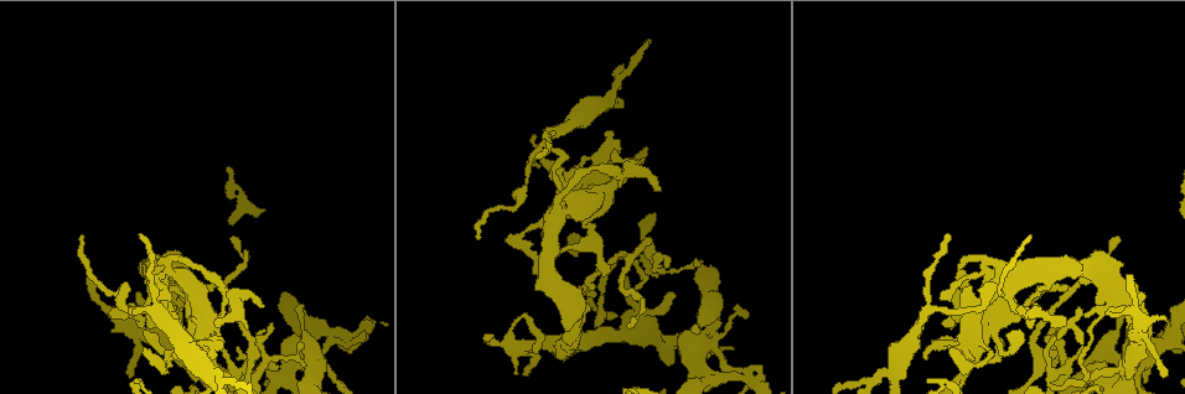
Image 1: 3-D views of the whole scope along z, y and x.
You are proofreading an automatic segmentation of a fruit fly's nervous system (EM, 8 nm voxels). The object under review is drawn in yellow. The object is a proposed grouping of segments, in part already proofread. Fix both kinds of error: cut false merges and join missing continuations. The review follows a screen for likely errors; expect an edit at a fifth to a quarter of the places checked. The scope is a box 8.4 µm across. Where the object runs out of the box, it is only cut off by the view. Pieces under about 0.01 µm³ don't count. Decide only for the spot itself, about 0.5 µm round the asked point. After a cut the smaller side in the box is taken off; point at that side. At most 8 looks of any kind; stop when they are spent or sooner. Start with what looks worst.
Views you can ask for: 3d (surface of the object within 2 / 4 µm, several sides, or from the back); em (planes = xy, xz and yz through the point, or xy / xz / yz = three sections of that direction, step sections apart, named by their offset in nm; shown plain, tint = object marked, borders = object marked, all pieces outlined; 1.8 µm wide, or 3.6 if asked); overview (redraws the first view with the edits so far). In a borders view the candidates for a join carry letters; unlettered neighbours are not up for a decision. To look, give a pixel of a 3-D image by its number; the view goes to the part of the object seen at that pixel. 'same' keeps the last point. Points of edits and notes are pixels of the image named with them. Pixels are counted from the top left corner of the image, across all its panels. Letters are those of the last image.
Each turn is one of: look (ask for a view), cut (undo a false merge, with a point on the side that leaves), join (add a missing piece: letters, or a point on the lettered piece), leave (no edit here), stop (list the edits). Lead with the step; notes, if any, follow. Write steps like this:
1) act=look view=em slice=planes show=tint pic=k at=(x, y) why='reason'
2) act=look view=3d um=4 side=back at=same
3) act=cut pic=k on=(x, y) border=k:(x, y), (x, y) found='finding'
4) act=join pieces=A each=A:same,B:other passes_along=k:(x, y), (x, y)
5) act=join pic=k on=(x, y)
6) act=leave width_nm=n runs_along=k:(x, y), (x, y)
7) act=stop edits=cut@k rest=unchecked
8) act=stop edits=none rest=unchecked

act=look view=3d um=4 pic=1 at=(534, 225)

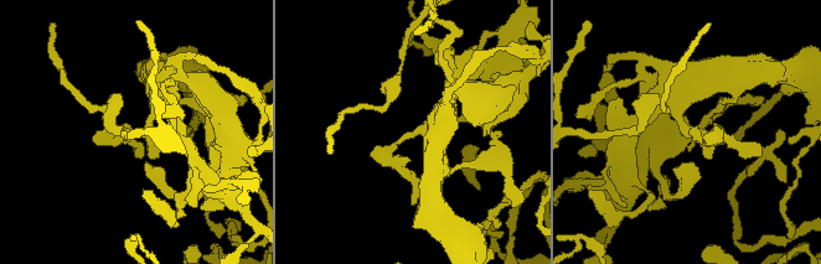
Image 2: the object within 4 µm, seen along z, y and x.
act=look view=em slice=planes show=borders pic=2 at=(412, 131)

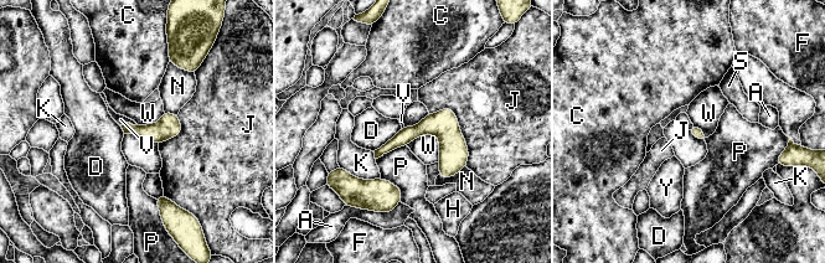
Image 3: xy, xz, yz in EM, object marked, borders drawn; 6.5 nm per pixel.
act=leave longest_contact=J:420nm each=A:other,C:other,D:other,F:other,H:other,J:other,K:other,N:other,P:other,S:other,V:other,W:other,Y:other runs_along=3:(377, 153), (436, 129), (463, 164) found='all the same cell'

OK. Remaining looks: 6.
act=look view=3d um=2 pic=1 at=(270, 323)

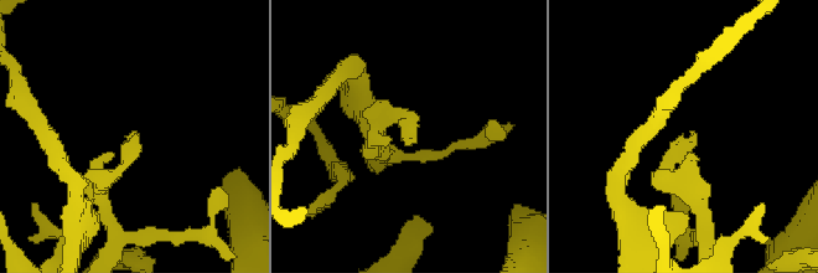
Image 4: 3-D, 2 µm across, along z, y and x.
act=look view=em slice=planes show=borders pic=4 at=(412, 139) why='shape alone is not enough'

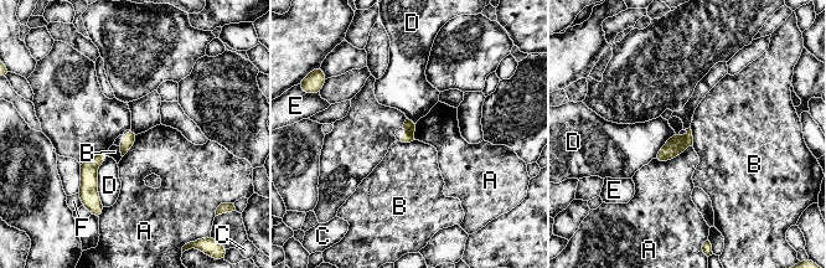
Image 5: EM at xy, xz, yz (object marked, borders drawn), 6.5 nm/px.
act=leave width_nm=80 each=A:other,B:other,C:other,D:other,E:other,F:other found='none of them fits'

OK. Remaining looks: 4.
act=look view=3d um=4 side=back pic=1 at=(1167, 320) why='an open end'

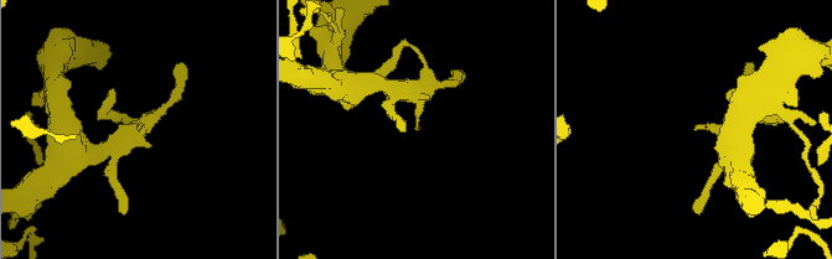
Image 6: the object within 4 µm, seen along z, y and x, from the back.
act=look view=em slice=xz step=16 show=plain pic=6 at=(695, 128)

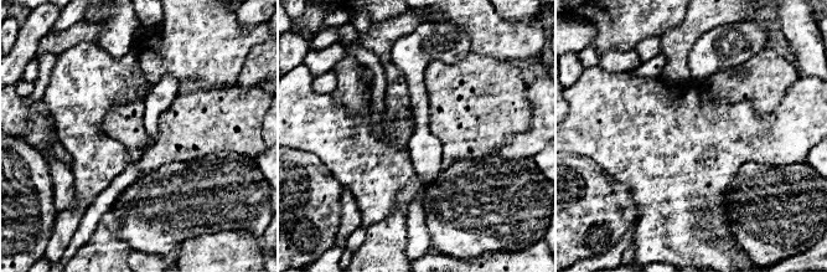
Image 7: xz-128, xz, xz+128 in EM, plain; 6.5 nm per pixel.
act=look view=em slice=xz step=16 show=borders at=same

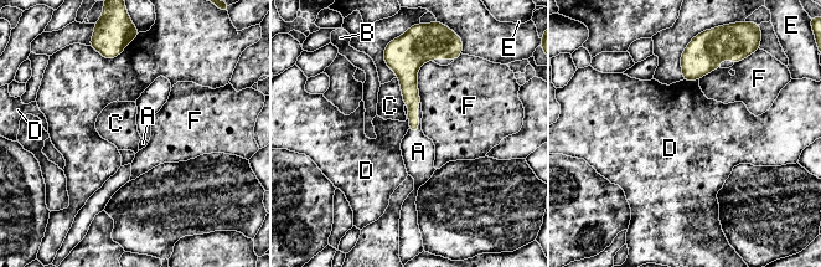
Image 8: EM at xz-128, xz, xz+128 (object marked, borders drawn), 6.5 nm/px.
act=join pieces=A longest_contact=F:300nm each=A:same,B:other,C:other,D:other,E:other,F:other passes_along=8:(408, 83), (418, 121), (418, 152) found='it goes on there'

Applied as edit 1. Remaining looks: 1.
act=stop edits=join@8 rest=unchecked

